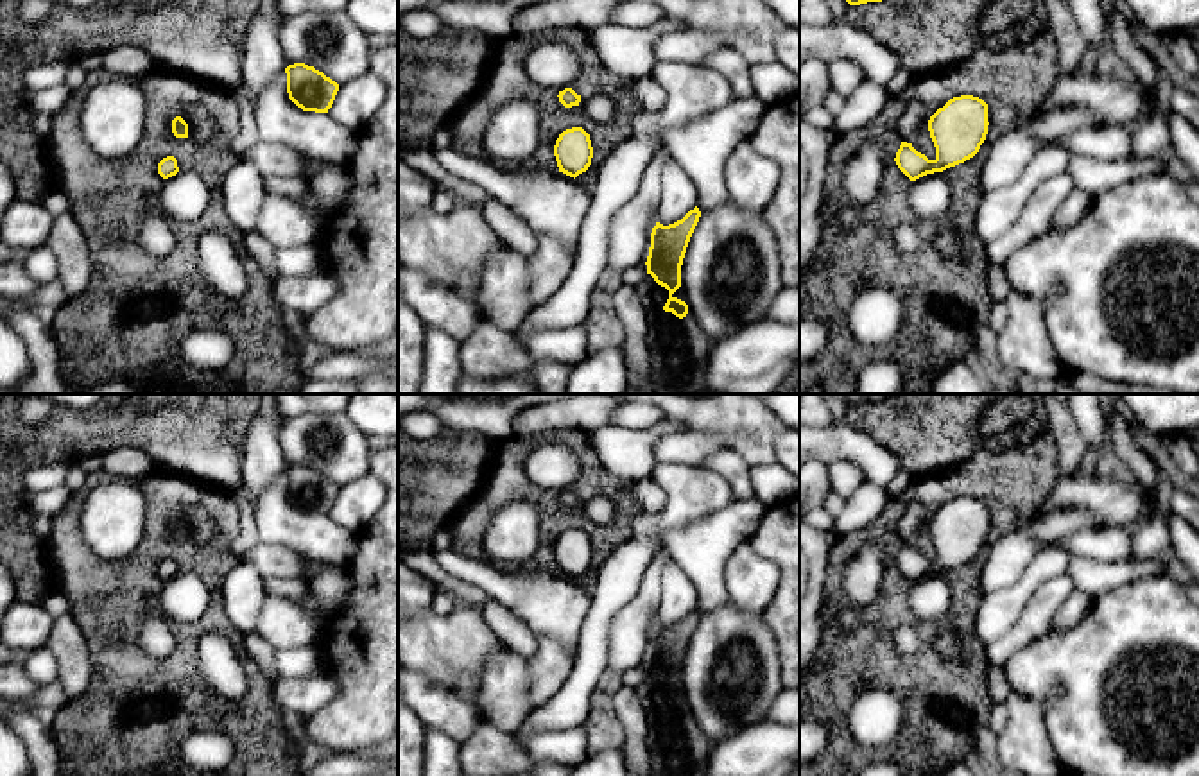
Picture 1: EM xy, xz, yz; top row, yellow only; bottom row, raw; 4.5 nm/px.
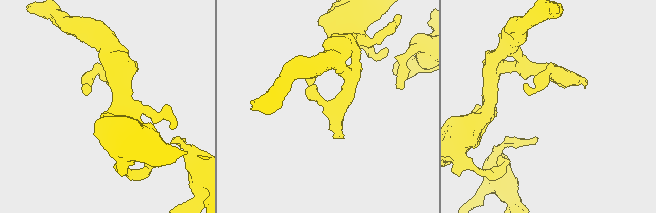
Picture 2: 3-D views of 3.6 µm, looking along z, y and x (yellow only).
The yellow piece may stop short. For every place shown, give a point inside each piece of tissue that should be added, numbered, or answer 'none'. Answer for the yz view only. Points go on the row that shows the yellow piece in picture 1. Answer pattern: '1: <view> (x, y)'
none

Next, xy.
none

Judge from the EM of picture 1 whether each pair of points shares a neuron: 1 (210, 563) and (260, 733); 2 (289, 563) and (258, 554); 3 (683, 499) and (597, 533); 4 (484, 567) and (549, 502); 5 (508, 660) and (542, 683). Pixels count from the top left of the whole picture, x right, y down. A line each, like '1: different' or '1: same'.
1: same
2: same
3: different
4: different
5: different

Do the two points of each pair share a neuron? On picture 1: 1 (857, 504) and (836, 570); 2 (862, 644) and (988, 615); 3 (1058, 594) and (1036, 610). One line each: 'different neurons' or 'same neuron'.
1: different neurons
2: different neurons
3: same neuron

